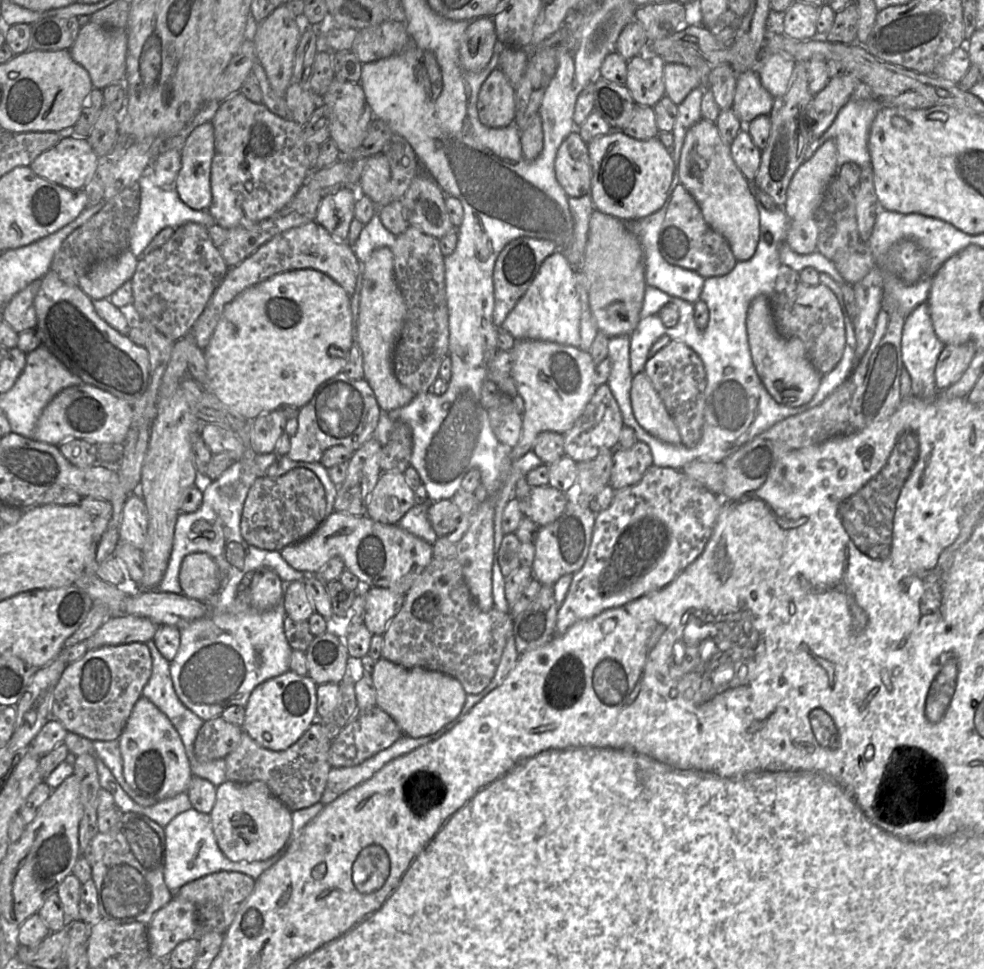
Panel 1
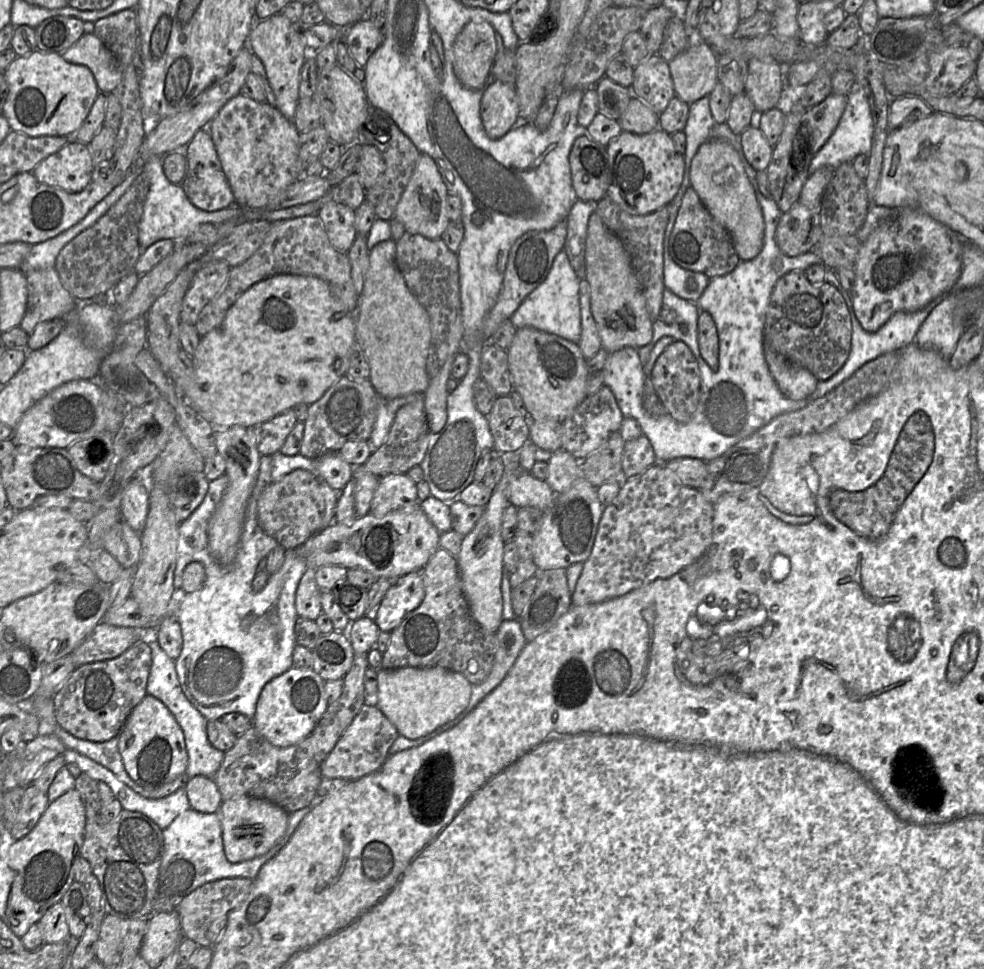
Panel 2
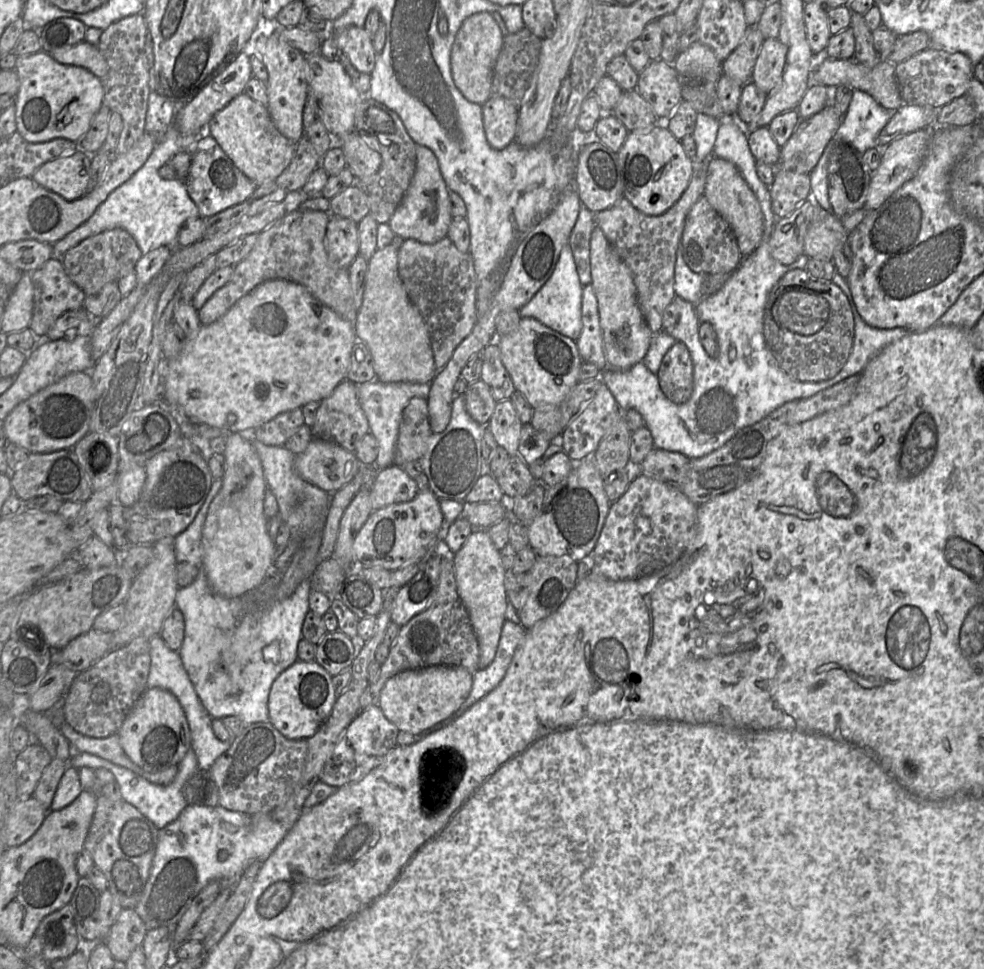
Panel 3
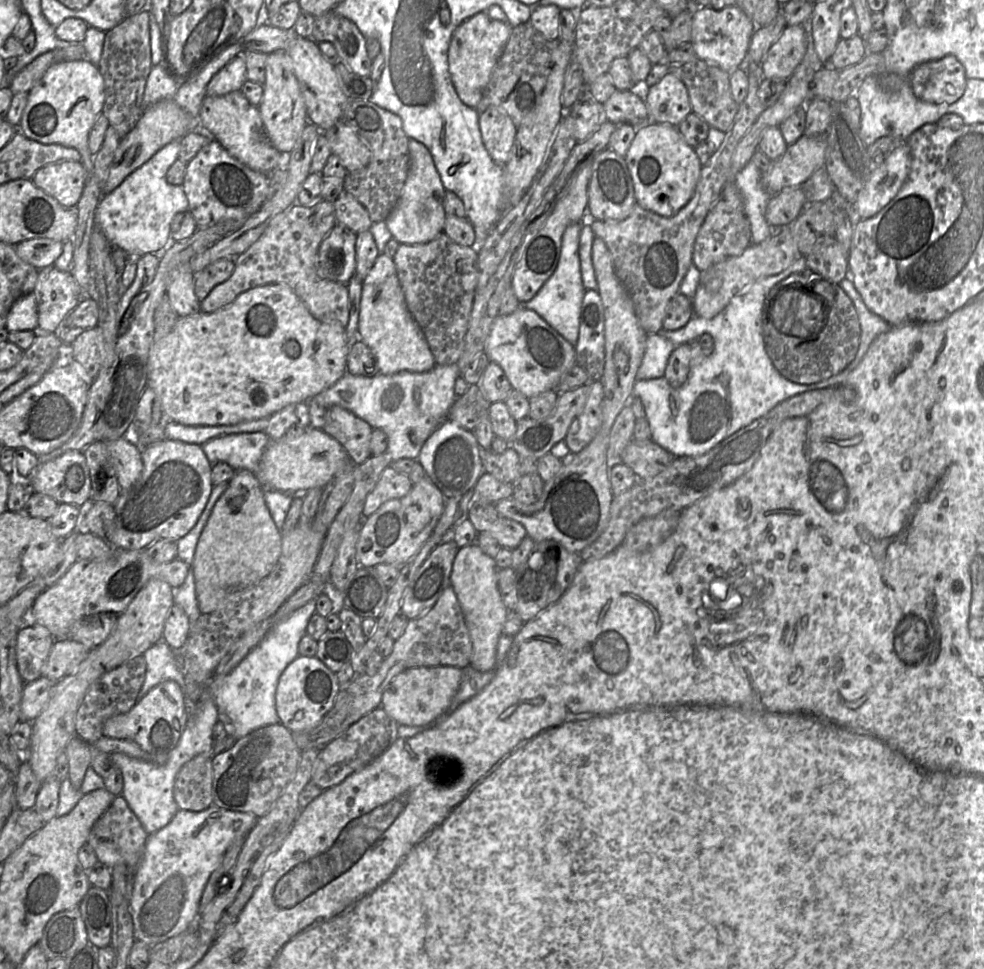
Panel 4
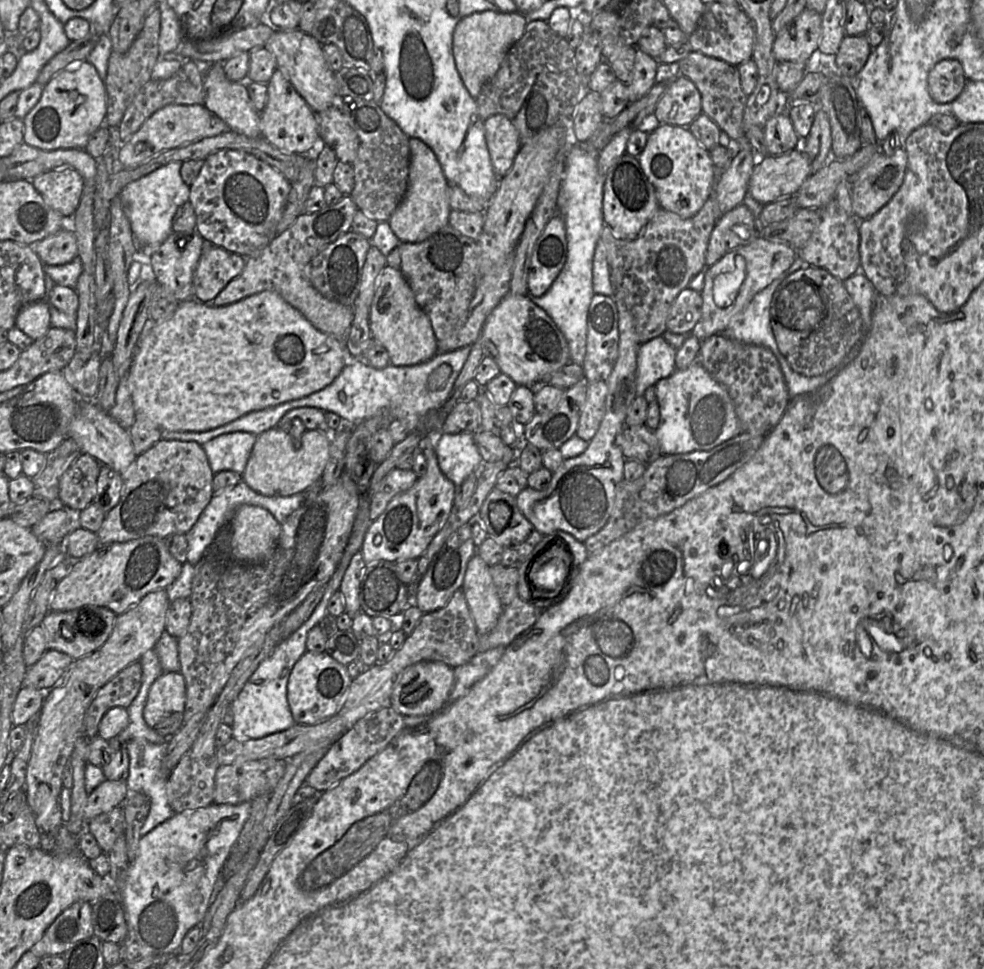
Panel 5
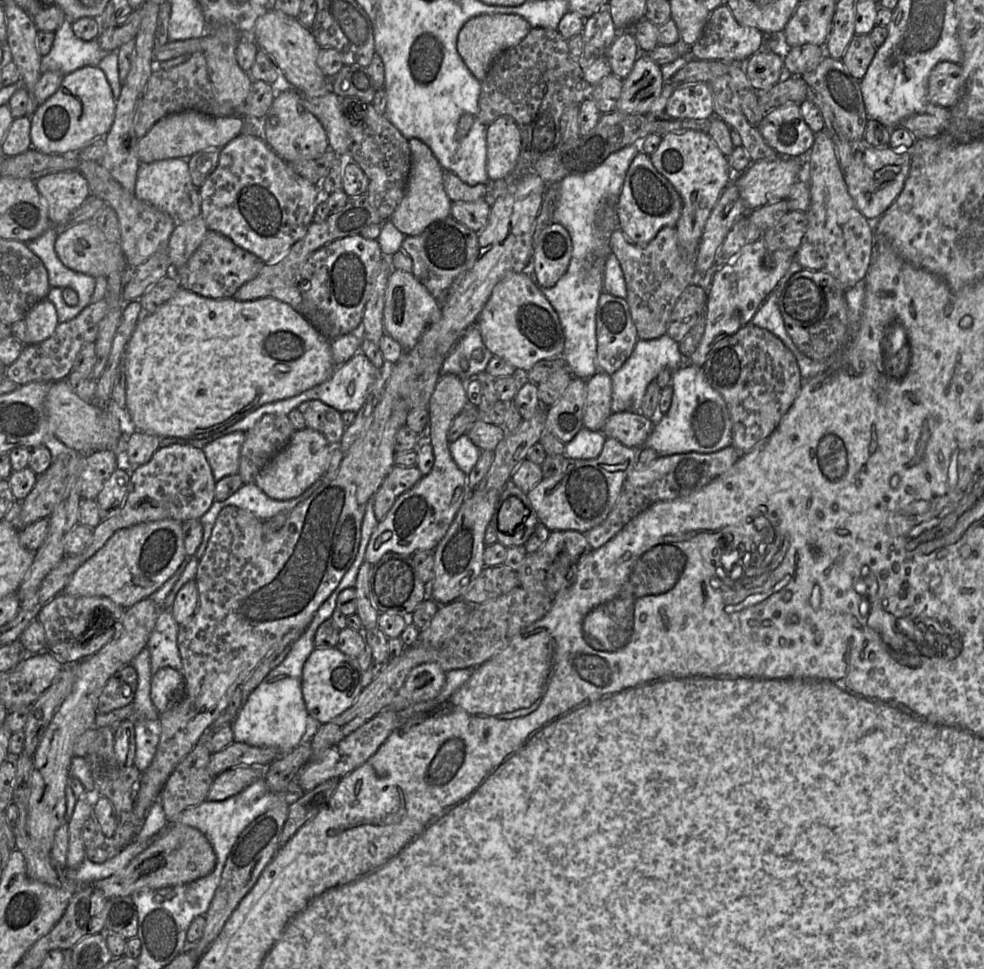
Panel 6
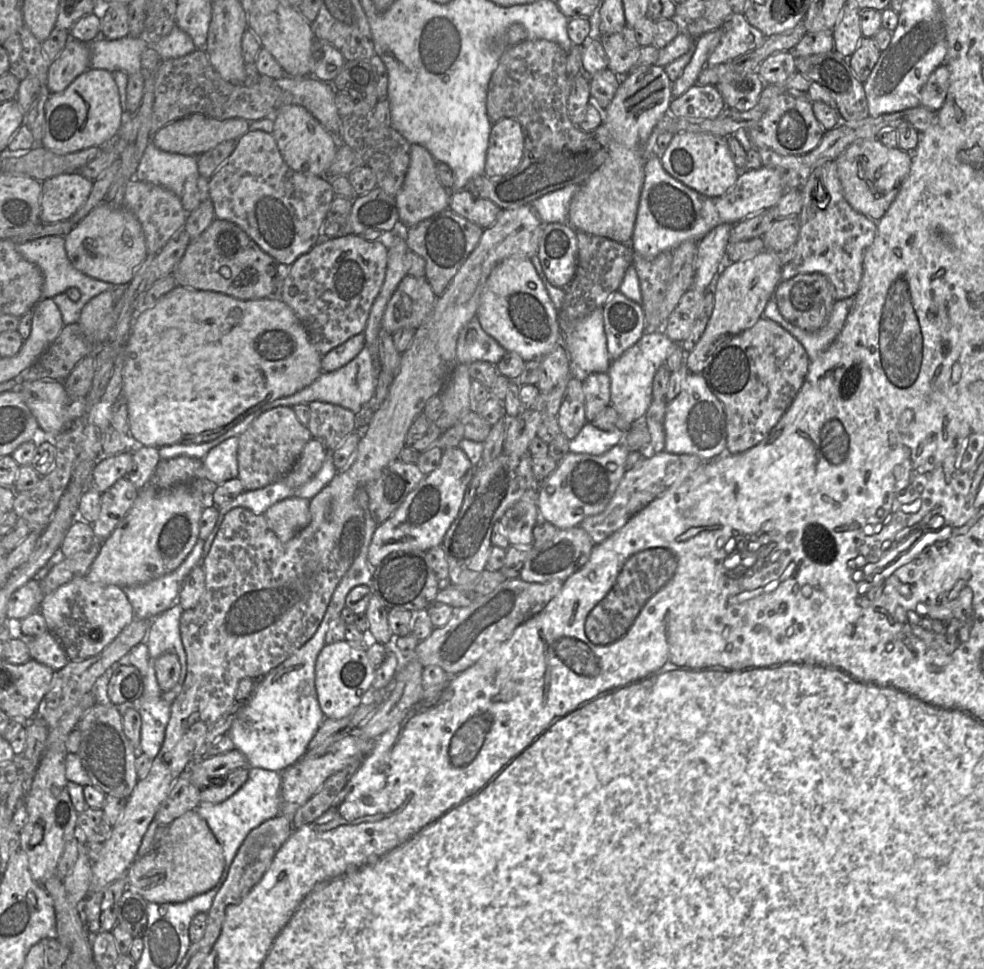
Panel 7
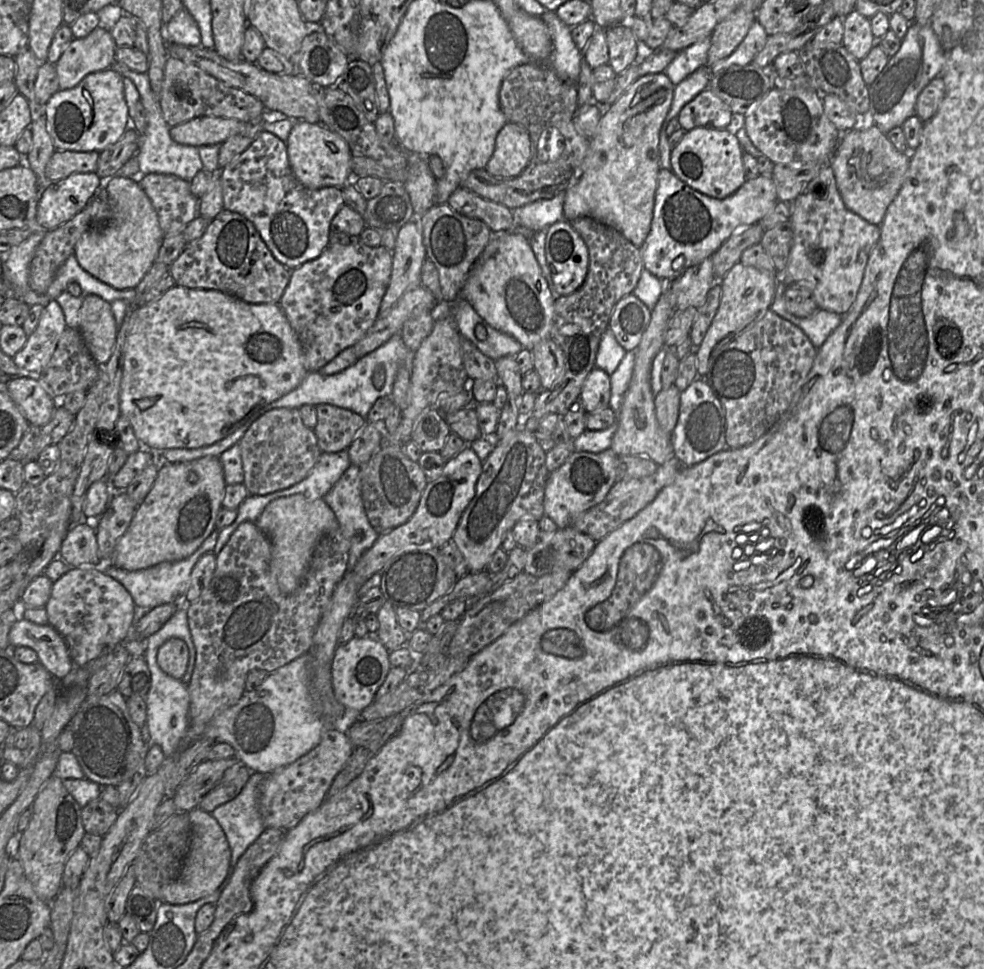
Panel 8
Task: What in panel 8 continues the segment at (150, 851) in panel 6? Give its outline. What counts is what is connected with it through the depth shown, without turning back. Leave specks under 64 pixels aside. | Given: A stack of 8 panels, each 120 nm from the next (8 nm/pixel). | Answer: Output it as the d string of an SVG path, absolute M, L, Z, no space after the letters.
M198 807L188 812L188 818L191 824L189 850L184 858L179 877L174 882L161 887L160 902L163 903L181 905L211 895L224 881L230 866L230 846L217 820Z

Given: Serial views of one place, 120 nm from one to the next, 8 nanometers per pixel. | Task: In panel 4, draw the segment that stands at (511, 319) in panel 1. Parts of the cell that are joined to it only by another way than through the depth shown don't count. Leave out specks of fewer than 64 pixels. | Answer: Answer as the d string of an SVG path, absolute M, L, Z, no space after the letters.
M582 223L570 224L563 236L561 255L556 270L531 300L521 303L522 307L539 314L552 328L574 347L579 337L581 307L586 289L584 288L579 258L579 239Z

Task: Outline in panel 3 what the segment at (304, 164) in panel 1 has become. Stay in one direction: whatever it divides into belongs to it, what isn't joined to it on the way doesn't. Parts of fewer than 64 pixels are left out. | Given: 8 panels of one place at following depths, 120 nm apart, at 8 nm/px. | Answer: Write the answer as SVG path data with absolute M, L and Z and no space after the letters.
M245 93L236 96L209 121L206 133L220 145L233 164L257 187L278 178L289 166L296 143L276 128L266 105Z

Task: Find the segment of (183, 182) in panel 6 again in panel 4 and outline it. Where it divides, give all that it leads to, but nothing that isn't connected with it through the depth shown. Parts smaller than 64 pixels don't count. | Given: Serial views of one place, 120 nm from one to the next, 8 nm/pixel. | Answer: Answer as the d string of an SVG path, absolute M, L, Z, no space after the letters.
M180 140L166 144L146 163L129 175L117 188L104 194L95 211L95 226L114 247L124 250L129 257L148 253L162 253L172 241L171 222L177 213L188 211L189 204L182 185L172 185L166 179L169 167L179 159Z

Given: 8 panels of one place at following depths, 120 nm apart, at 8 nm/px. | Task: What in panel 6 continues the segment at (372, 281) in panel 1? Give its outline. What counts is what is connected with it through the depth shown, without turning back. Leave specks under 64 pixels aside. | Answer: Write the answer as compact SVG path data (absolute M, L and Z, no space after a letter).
M393 269L388 277L383 311L385 334L395 339L405 351L416 346L423 332L441 317L441 305L412 274Z

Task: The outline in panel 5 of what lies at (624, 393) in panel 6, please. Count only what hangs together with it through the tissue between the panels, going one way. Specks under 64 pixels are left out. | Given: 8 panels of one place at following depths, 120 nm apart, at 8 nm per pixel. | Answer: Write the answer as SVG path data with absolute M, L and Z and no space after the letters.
M662 336L640 344L637 356L636 394L643 396L649 386L670 376L676 370L677 349Z

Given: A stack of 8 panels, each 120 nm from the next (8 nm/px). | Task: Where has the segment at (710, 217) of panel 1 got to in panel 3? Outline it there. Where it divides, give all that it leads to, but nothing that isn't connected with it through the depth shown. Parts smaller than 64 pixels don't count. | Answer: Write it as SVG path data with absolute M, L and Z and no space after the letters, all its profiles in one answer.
M711 155L703 197L728 222L743 257L759 246L764 232L764 217L759 201L738 168L730 161Z

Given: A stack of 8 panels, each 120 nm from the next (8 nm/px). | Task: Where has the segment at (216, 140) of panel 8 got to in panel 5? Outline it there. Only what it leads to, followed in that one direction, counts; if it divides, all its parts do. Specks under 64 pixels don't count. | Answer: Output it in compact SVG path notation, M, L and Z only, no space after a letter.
M170 104L154 112L117 154L123 168L135 168L155 155L230 131L230 127L204 105Z

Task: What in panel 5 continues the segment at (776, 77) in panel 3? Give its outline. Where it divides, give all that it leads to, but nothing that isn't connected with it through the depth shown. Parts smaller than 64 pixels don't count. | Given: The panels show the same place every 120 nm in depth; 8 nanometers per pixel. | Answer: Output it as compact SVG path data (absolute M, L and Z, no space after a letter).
M804 9L775 36L772 52L777 60L806 63L818 49L822 14Z

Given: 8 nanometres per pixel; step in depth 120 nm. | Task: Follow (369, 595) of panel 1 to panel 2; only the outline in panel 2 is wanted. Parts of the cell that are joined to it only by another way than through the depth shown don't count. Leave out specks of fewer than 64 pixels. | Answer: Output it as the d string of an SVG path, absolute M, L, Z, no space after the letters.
M422 571L398 578L389 588L374 614L374 621L382 632L392 632L404 617L416 609L425 596Z

